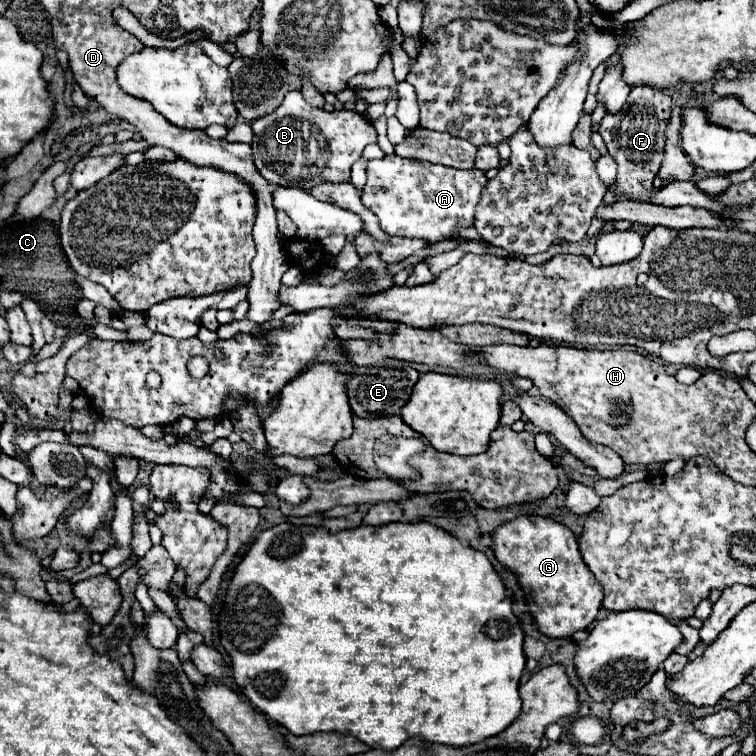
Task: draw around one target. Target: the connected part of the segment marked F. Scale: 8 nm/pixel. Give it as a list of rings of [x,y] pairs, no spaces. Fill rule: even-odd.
[[[636,86],[632,88],[620,112],[606,114],[602,118],[600,136],[604,138],[610,156],[618,164],[616,188],[620,192],[626,192],[634,198],[646,198],[652,194],[652,180],[656,178],[664,156],[664,130],[670,118],[670,108],[672,98],[664,94],[664,90],[652,86]]]

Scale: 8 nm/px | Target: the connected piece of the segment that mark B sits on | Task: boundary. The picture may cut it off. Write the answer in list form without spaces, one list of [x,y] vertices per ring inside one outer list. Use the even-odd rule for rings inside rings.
[[[294,90],[294,92],[288,92],[288,96],[284,98],[282,106],[276,108],[276,112],[252,122],[252,144],[250,146],[252,146],[252,160],[256,162],[256,170],[268,182],[278,184],[278,186],[286,186],[286,188],[296,184],[296,188],[312,190],[322,180],[334,182],[334,184],[348,182],[352,164],[362,156],[362,150],[372,142],[376,142],[376,130],[362,114],[358,114],[356,110],[352,110],[352,112],[348,112],[348,110],[326,112],[324,108],[310,106],[302,98],[302,94],[298,90]],[[322,136],[324,136],[324,168],[322,168]]]

